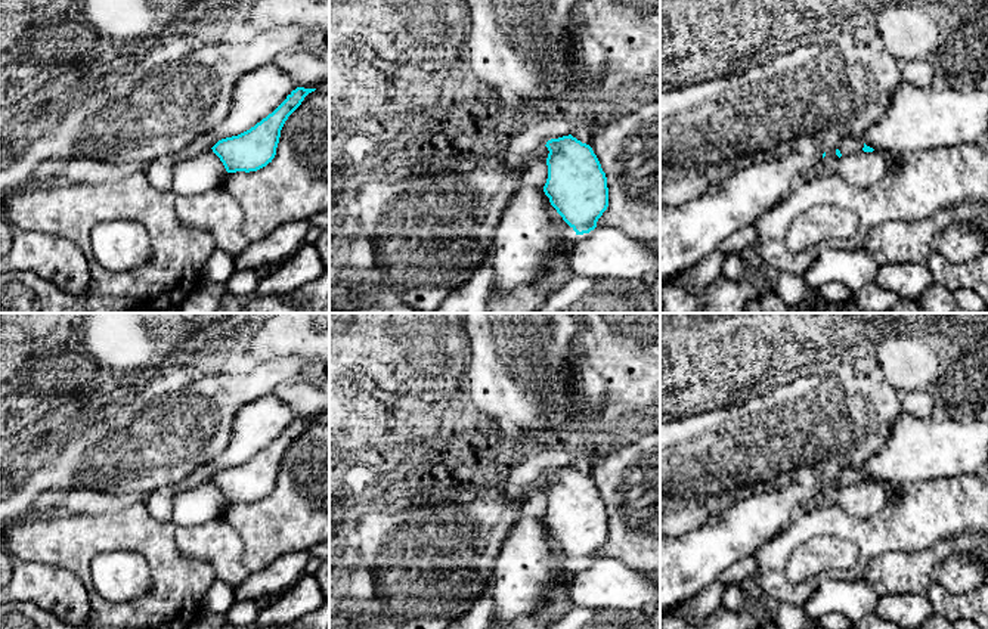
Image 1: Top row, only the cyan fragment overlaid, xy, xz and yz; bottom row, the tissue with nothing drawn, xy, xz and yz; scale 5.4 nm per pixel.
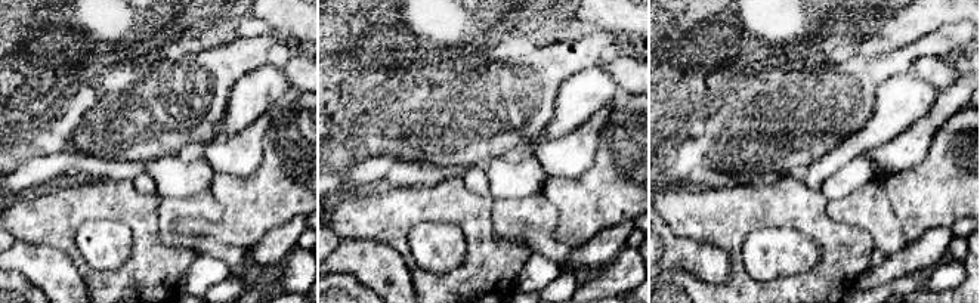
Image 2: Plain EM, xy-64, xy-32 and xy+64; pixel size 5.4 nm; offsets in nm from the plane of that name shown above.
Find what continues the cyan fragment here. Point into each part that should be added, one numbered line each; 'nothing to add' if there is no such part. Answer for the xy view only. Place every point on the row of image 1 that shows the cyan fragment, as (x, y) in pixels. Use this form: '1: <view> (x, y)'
nothing to add

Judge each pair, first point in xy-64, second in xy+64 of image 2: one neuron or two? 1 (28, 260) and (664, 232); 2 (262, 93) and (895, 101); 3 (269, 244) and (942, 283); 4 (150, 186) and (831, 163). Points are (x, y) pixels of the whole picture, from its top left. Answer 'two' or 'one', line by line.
1: one
2: one
3: two
4: one

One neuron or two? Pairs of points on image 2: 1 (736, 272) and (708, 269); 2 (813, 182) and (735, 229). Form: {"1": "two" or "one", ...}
{"1": "two", "2": "two"}

